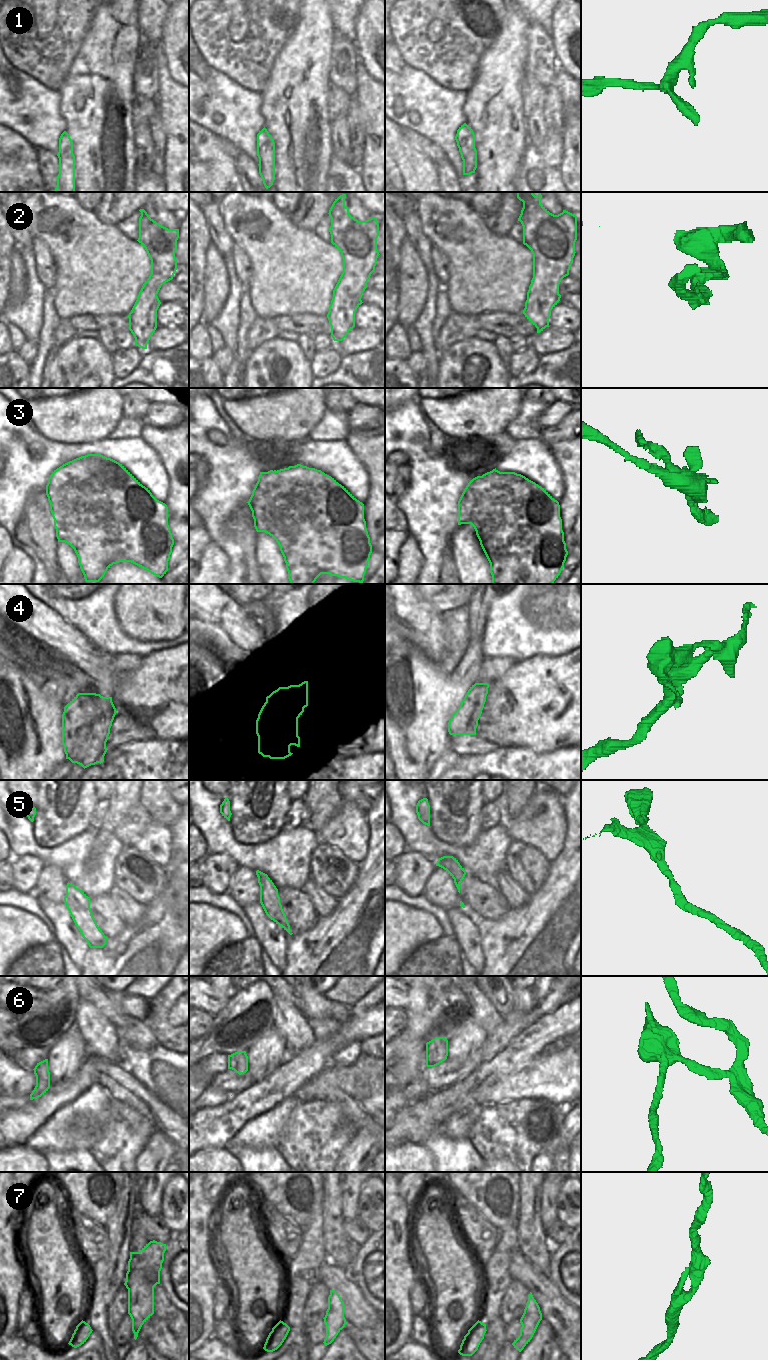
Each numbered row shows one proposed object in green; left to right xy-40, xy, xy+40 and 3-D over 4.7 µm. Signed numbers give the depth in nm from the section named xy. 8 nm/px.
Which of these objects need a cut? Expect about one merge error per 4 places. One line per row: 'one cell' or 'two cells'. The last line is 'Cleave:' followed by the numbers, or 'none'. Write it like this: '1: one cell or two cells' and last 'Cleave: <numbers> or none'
1: one cell
2: one cell
3: two cells
4: two cells
5: one cell
6: two cells
7: one cell
Cleave: 3, 4, 6

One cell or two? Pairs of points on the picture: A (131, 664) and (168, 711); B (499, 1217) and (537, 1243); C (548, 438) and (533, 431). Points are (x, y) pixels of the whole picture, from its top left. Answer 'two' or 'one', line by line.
A: two
B: two
C: two

